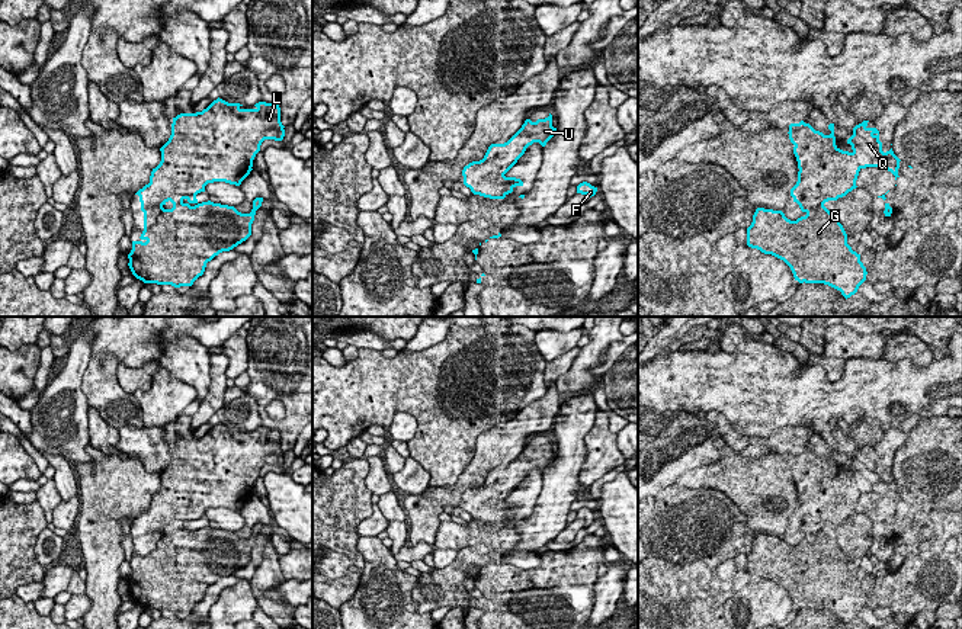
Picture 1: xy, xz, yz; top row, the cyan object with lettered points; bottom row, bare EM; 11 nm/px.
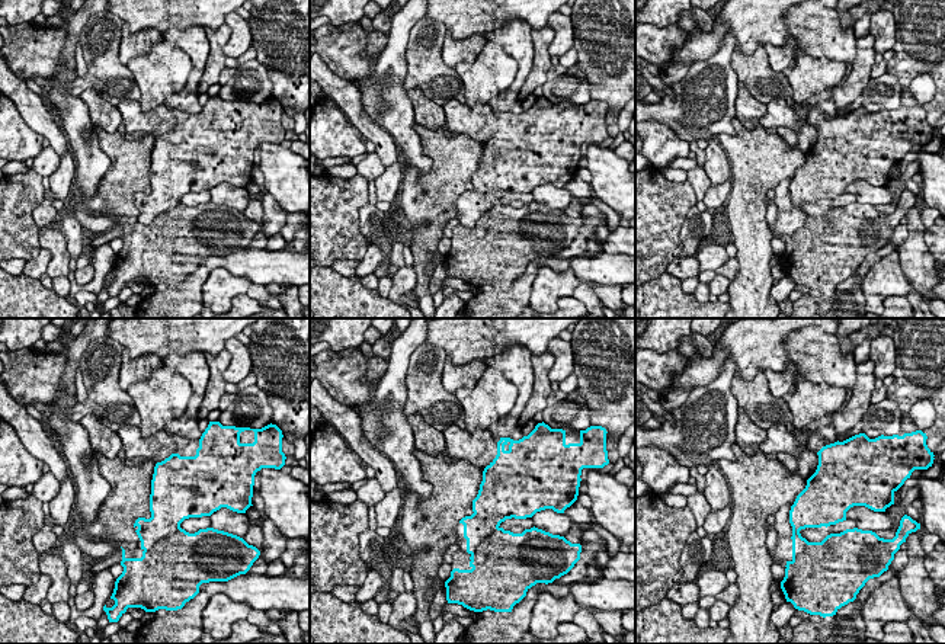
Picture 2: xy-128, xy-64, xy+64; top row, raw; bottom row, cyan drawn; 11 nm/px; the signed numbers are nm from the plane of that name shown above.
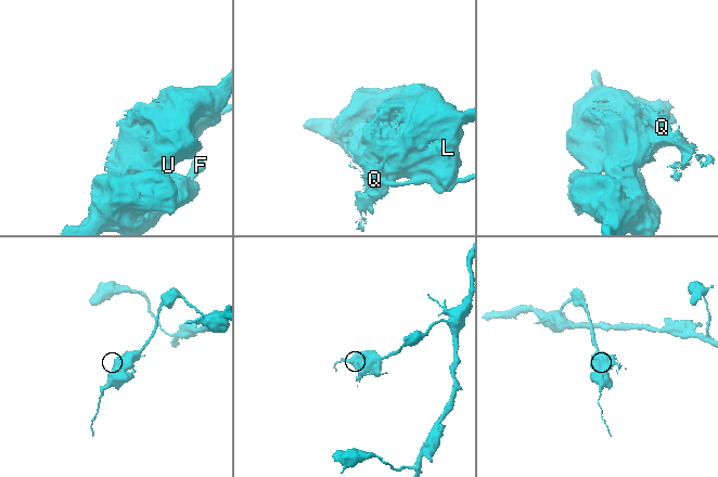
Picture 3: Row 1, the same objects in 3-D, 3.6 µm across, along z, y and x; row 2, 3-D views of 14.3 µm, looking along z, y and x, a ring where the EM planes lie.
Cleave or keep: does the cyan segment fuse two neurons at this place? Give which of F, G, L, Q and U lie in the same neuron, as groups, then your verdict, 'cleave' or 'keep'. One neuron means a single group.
groups F G / L Q U; cleave

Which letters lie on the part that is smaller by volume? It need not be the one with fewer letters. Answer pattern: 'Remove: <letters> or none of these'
Remove: F, G

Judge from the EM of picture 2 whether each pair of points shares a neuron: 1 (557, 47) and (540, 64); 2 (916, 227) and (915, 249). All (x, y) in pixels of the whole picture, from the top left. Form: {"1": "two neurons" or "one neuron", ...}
{"1": "two neurons", "2": "one neuron"}

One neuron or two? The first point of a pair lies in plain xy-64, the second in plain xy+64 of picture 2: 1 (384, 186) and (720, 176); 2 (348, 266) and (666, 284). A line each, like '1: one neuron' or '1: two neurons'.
1: two neurons
2: two neurons

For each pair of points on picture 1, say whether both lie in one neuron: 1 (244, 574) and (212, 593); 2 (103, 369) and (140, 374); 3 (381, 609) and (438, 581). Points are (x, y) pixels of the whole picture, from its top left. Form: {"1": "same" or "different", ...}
{"1": "same", "2": "different", "3": "different"}

